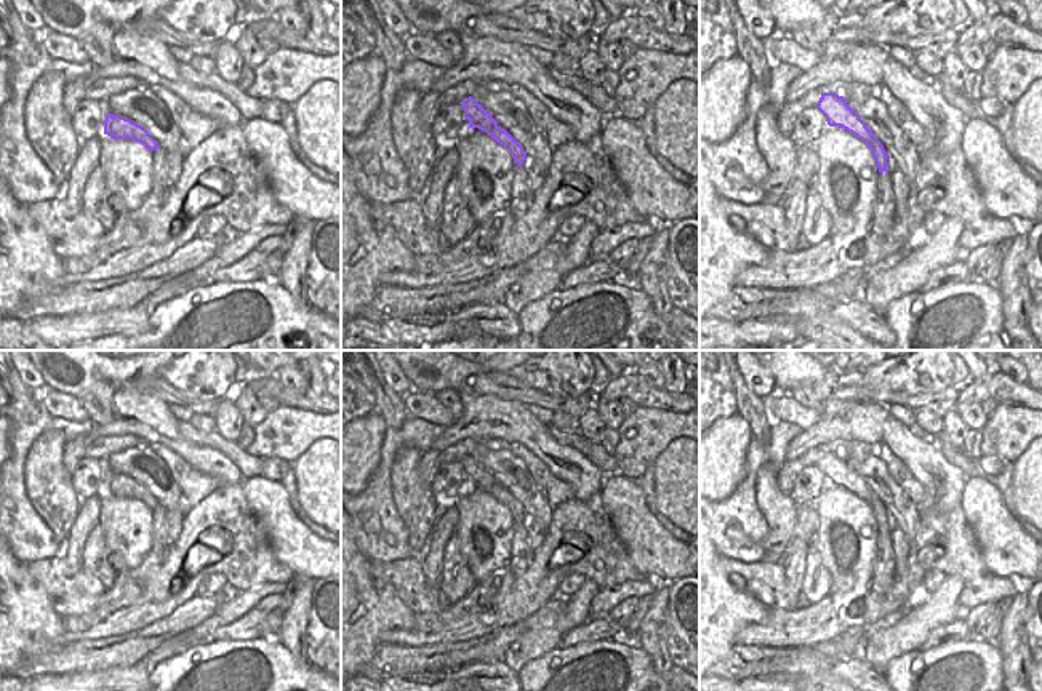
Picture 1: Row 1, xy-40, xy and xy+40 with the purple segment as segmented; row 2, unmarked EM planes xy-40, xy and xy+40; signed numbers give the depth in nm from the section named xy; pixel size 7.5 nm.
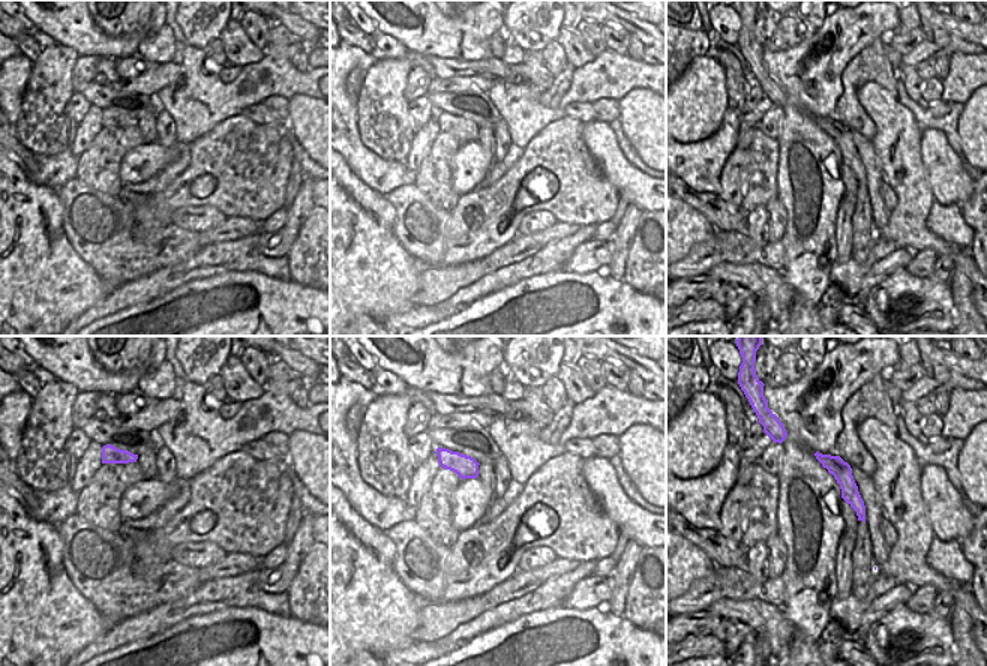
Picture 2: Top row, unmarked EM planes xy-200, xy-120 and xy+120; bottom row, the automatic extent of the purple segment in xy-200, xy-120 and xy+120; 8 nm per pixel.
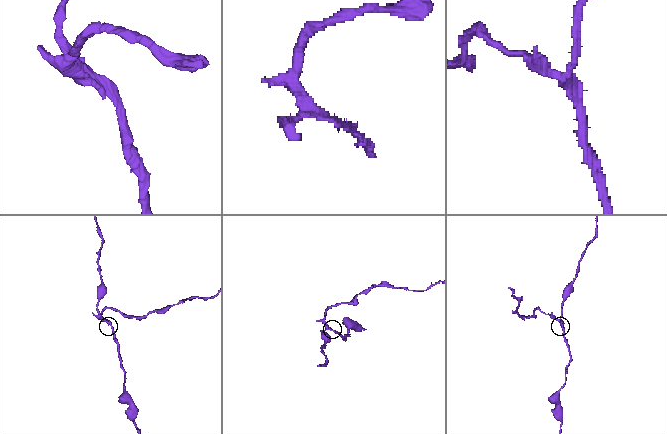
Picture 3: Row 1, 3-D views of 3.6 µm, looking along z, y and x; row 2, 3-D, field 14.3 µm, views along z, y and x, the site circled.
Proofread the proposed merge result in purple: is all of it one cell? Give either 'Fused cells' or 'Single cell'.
Fused cells

